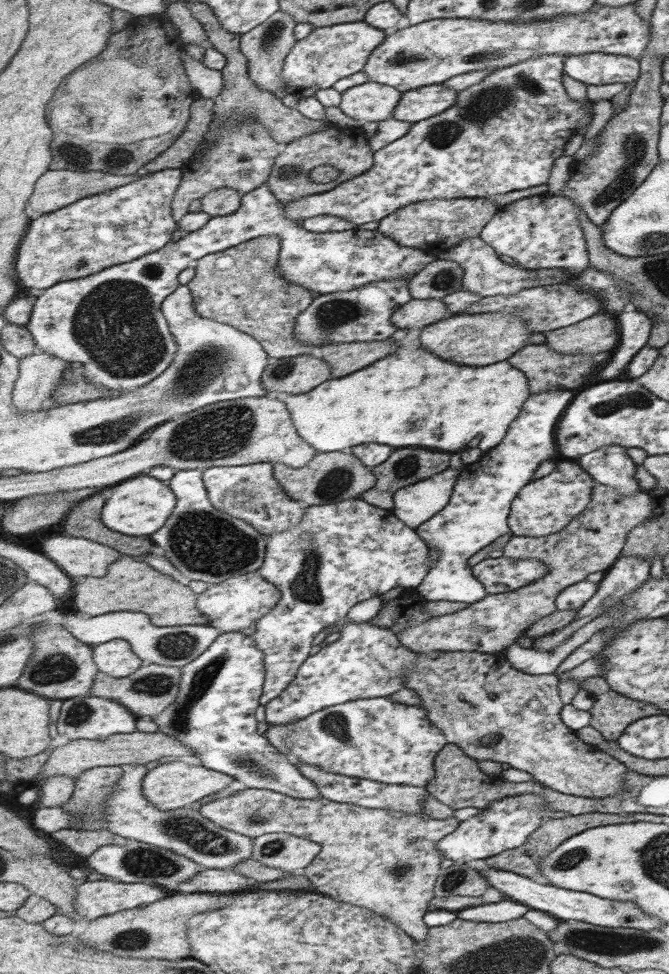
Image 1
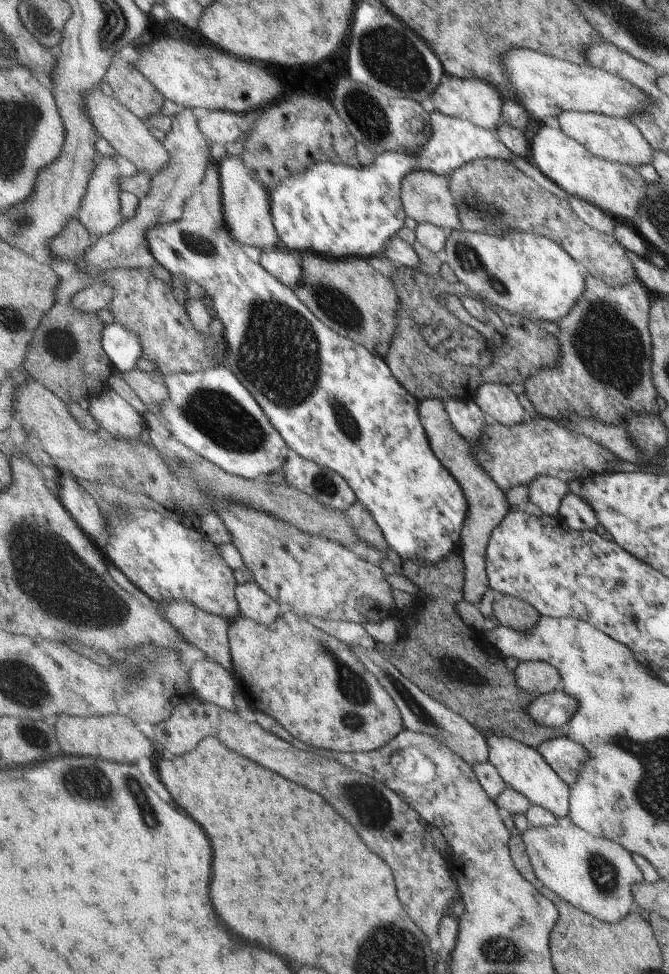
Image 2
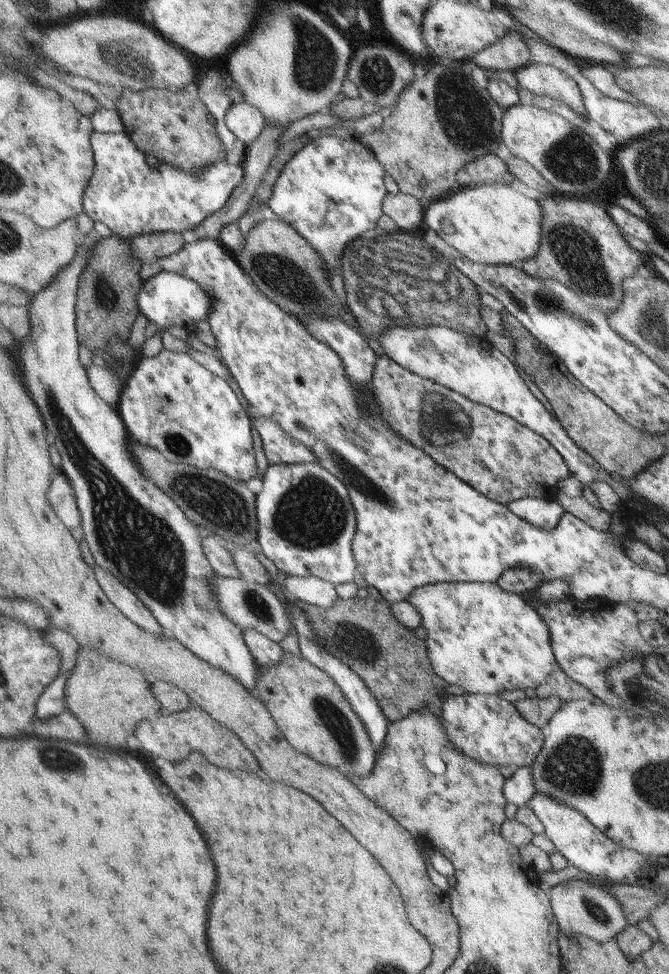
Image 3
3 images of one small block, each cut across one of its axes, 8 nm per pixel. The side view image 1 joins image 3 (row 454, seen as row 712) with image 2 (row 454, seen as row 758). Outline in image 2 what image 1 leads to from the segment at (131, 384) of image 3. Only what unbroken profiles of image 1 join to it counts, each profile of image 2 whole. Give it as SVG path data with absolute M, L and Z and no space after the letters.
M227 366L205 369L197 373L173 373L163 377L170 390L170 400L162 408L163 426L183 445L210 460L223 472L244 479L259 480L273 470L283 470L290 446L264 413L258 400L241 384Z

